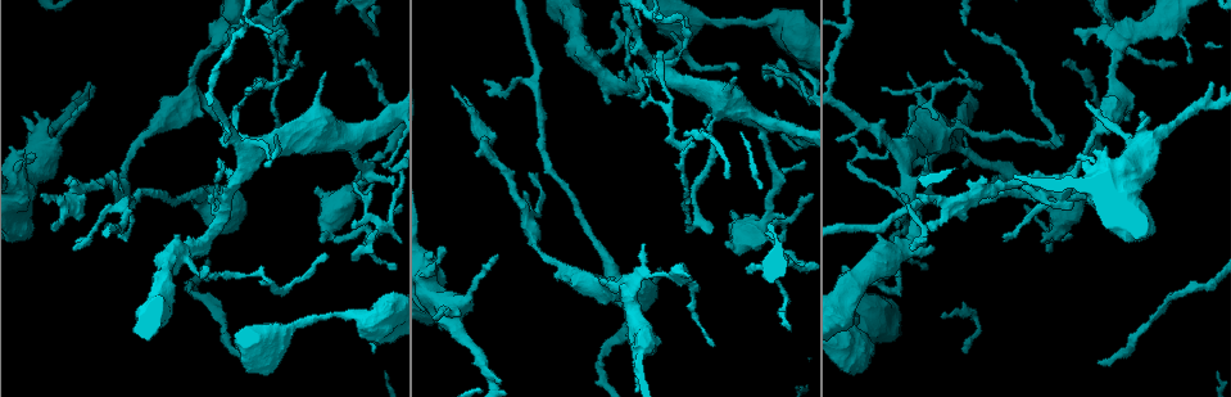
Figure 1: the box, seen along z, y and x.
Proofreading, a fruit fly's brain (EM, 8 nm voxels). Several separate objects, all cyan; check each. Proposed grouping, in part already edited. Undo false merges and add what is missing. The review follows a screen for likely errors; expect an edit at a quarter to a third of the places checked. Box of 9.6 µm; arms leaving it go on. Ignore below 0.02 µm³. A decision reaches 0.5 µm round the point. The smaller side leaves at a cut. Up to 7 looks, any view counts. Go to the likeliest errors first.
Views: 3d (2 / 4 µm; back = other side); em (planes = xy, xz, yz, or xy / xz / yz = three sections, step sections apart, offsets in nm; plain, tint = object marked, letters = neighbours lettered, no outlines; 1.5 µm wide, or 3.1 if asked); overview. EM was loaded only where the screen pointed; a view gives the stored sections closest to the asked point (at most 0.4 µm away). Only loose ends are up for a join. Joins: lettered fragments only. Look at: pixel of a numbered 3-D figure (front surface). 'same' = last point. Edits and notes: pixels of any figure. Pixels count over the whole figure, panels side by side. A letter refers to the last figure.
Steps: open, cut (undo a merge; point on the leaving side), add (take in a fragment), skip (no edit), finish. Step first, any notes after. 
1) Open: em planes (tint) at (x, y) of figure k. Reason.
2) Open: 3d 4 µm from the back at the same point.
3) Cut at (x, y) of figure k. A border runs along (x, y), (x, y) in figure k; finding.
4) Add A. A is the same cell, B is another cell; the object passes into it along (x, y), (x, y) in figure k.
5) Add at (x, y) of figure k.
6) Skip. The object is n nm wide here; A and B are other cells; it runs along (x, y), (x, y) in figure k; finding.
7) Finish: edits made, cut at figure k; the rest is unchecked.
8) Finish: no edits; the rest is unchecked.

Open: em planes (letters) at (87, 101) of figure 1. Free end.

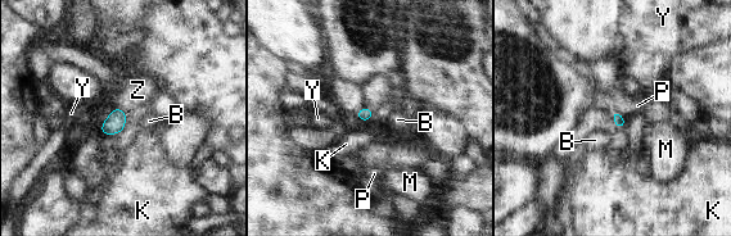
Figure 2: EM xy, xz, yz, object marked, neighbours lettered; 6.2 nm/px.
Skip. The longest contact is with Z, 90 nm; B, K, M, P, Y and Z are other cells; a border runs along (616, 109), (625, 119) in figure 2; no lettered fragment goes on from it.

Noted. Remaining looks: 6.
Open: em planes (plain) at (356, 64) of figure 1. Long arm stops here.

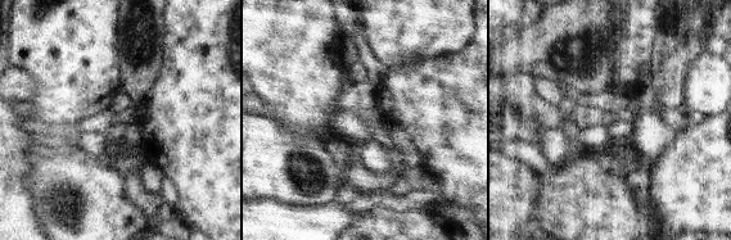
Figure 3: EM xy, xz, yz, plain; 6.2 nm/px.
Open: em planes (letters) at the same point. What lies round it.

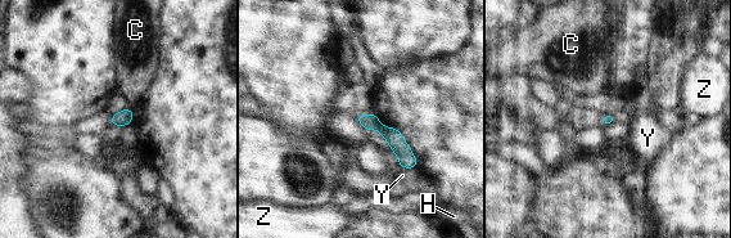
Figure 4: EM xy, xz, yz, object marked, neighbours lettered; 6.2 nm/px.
Skip. C, H, Y and Z are other cells; a border runs along (127, 107), (131, 109) in figure 4; none of them fits.

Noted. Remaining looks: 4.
Open: em xz step 4 (tint) at (642, 108) of figure 1. Free end.

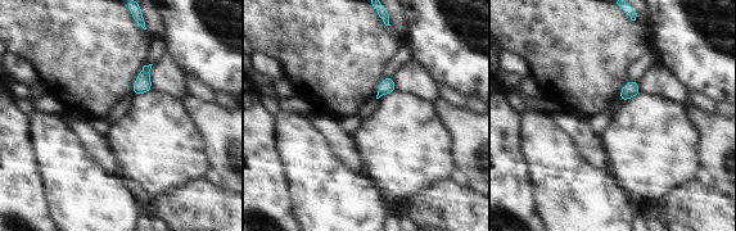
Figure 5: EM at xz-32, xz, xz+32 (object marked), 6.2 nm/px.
Open: em xz step 4 (letters) at the same point.

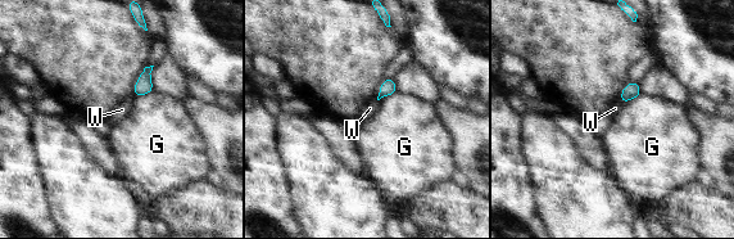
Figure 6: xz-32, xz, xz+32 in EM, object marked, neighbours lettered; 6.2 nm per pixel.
Skip. G and W are other cells; a border runs along (153, 90), (135, 97) in figure 6; no lettered fragment goes on from it.

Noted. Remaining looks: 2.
Finish: no edits; the rest is unchecked.

